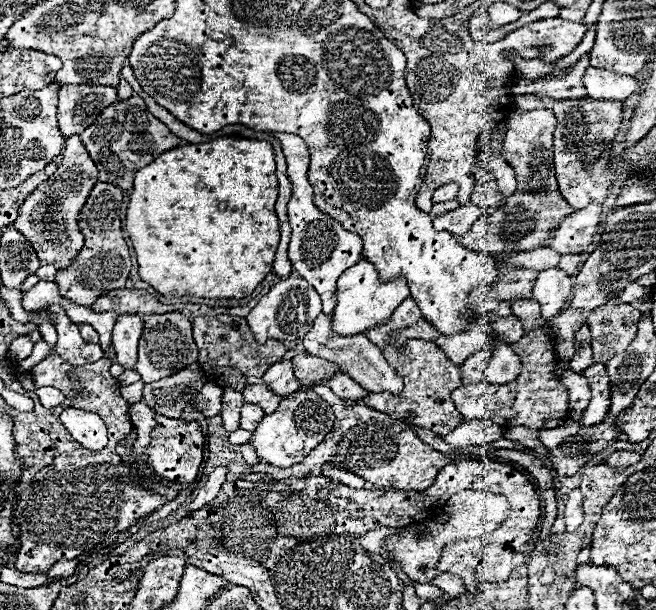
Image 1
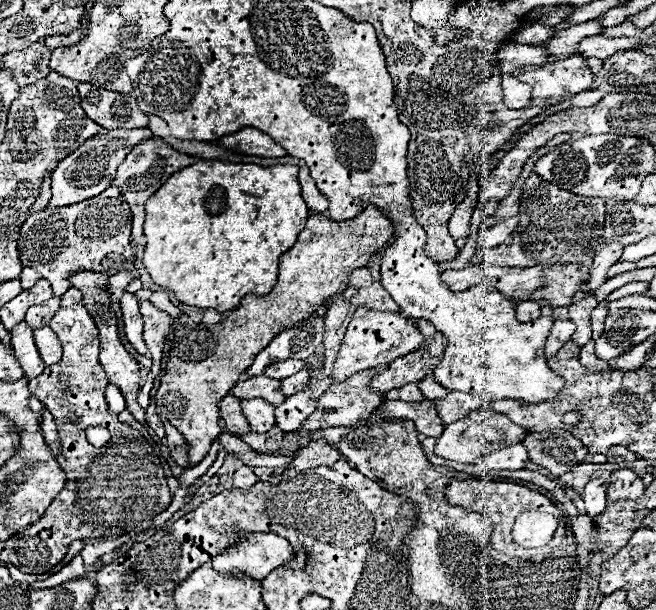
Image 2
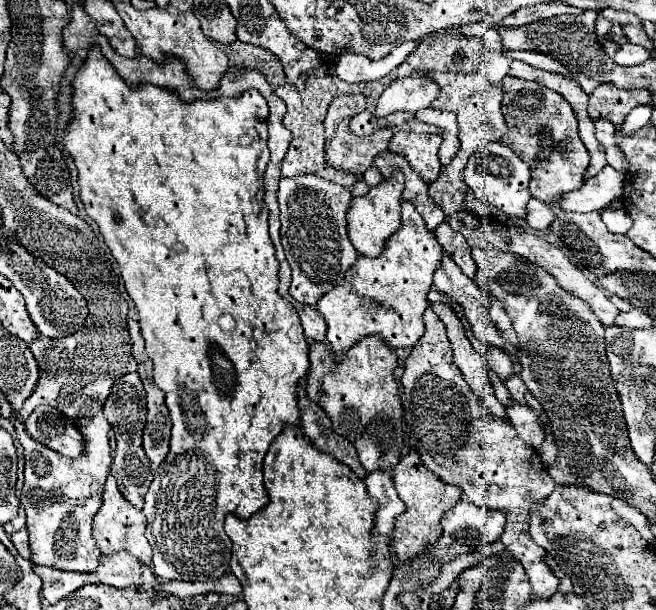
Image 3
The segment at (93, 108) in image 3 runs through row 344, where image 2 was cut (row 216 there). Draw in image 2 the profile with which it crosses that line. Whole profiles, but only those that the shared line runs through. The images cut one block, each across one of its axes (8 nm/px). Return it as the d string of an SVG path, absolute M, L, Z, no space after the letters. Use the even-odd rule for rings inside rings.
M200 160L172 174L168 182L148 198L144 222L148 244L144 250L144 266L154 282L172 290L182 304L228 312L240 306L244 296L264 296L272 290L280 256L296 244L306 218L308 206L300 196L298 166L276 164L262 168L256 164Z

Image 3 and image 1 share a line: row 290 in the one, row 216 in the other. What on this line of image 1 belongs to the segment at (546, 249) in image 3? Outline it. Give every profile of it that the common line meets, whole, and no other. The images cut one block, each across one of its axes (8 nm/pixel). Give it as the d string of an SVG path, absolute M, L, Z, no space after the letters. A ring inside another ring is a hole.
M592 204L584 210L578 210L562 220L562 226L556 228L550 248L560 254L582 254L590 244L596 242L596 234L602 224L602 206Z

